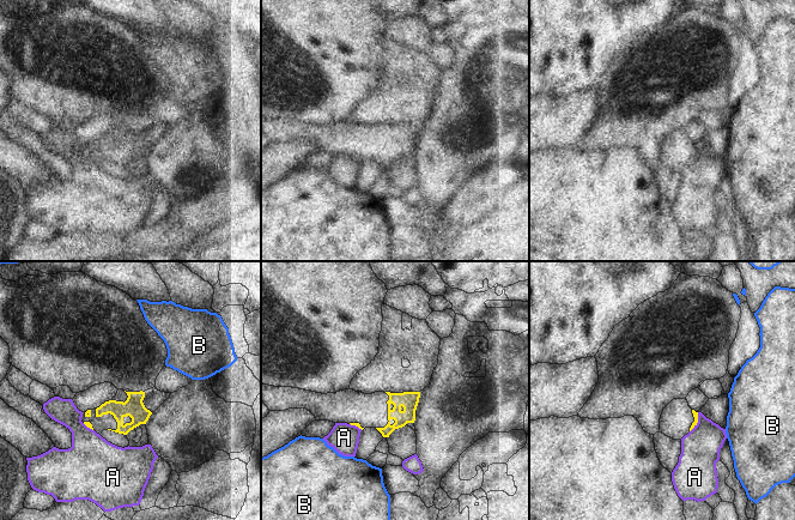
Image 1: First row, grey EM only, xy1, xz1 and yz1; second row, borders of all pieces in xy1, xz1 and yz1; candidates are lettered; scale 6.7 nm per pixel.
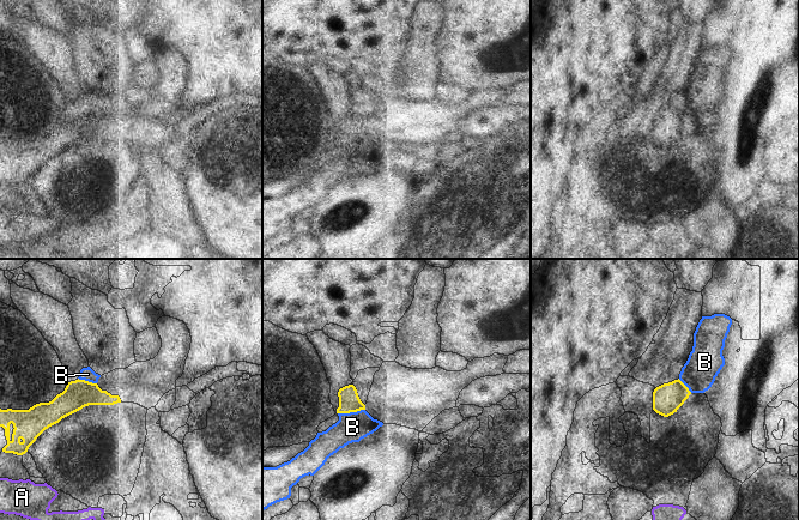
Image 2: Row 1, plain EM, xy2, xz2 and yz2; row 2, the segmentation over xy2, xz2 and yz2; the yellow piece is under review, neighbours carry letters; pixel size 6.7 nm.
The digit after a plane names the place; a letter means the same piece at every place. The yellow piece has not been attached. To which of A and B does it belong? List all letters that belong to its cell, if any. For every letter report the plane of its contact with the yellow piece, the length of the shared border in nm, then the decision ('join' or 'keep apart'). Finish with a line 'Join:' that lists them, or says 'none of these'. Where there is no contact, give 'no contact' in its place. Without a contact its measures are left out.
A: contact in yz1; length 150 nm; keep apart
B: contact in xz2; length 190 nm; keep apart
Join: none of these

